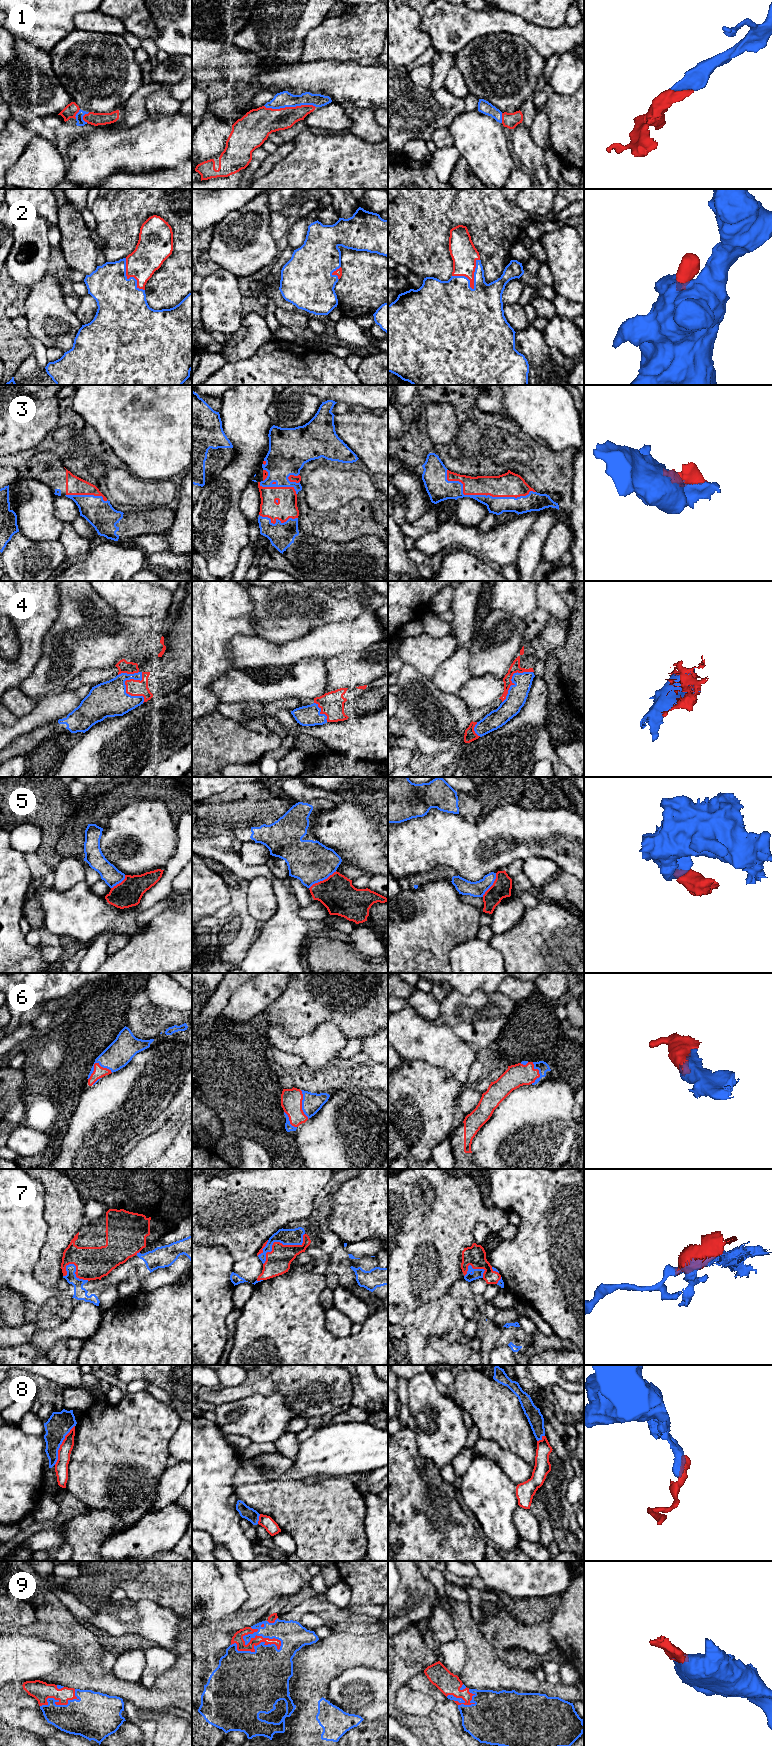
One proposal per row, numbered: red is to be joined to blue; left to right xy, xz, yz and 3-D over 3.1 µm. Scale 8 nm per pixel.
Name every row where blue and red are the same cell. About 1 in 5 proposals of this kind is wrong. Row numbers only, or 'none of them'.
1, 2, 3, 4, 6, 7, 8, 9

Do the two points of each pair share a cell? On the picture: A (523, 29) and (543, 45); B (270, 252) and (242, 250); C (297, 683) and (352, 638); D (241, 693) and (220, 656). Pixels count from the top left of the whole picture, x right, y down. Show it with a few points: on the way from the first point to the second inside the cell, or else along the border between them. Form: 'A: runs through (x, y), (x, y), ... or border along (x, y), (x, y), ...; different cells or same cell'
A: runs through (528, 31), (538, 40); same cell
B: runs through (263, 250), (249, 250); same cell
C: border along (325, 659), (302, 660); different cells
D: border along (234, 668), (220, 675), (210, 684); different cells

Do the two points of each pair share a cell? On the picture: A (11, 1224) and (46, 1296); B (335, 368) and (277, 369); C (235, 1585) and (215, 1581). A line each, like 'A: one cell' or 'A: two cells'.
A: one cell
B: one cell
C: two cells

